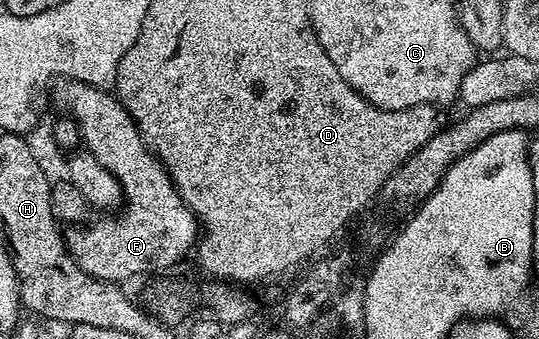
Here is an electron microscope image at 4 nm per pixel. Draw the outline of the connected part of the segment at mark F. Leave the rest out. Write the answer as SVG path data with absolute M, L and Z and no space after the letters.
M64 81L57 87L56 103L80 127L83 146L98 157L98 165L106 165L114 173L124 190L124 208L119 213L93 218L87 225L73 226L72 232L67 232L68 251L76 264L91 279L124 285L127 279L139 275L167 272L167 267L182 262L187 255L189 258L198 242L196 214L184 204L168 170L145 145L127 109L115 94L90 84Z

